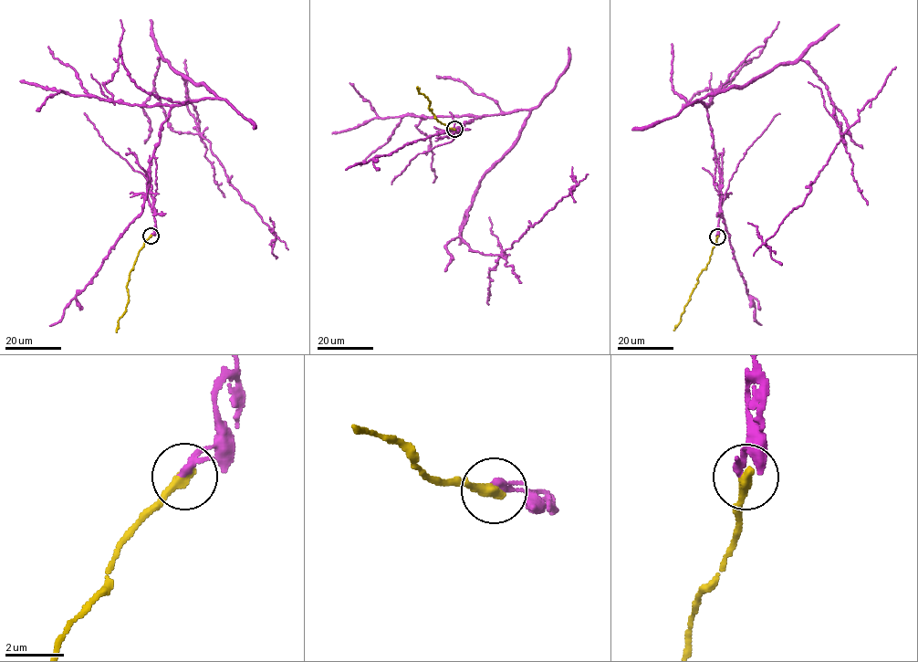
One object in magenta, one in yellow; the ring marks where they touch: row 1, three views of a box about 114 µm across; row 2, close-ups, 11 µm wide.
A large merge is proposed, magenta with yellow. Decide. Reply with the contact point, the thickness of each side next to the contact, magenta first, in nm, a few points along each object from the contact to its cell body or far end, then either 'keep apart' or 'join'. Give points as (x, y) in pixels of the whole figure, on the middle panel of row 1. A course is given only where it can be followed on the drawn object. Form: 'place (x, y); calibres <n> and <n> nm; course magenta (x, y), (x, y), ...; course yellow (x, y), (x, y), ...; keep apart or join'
place (454, 129); calibres 280 and 400 nm; course magenta (453, 129), (529, 110), (518, 140), (476, 190), (460, 236), (470, 250), (510, 248), (578, 184), (572, 166); course yellow (453, 129), (438, 120), (430, 110), (427, 98), (419, 93), (417, 86); keep apart

